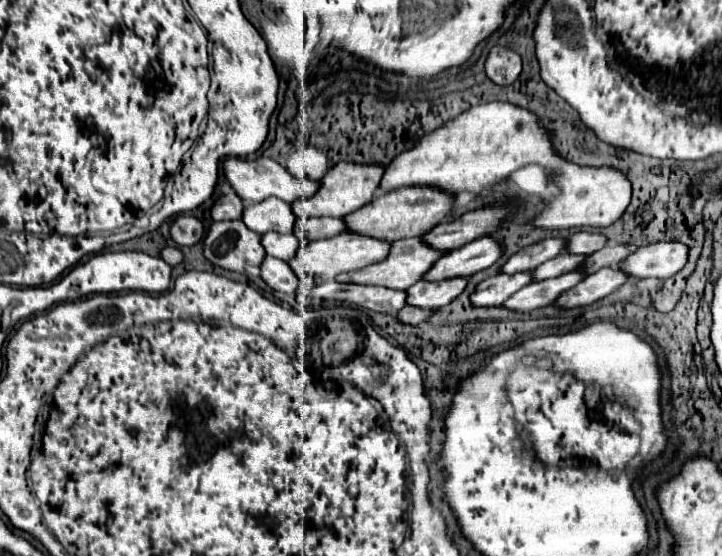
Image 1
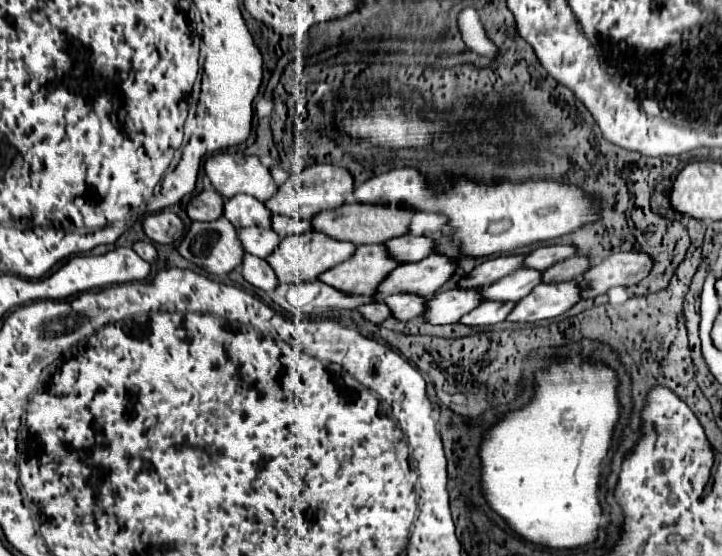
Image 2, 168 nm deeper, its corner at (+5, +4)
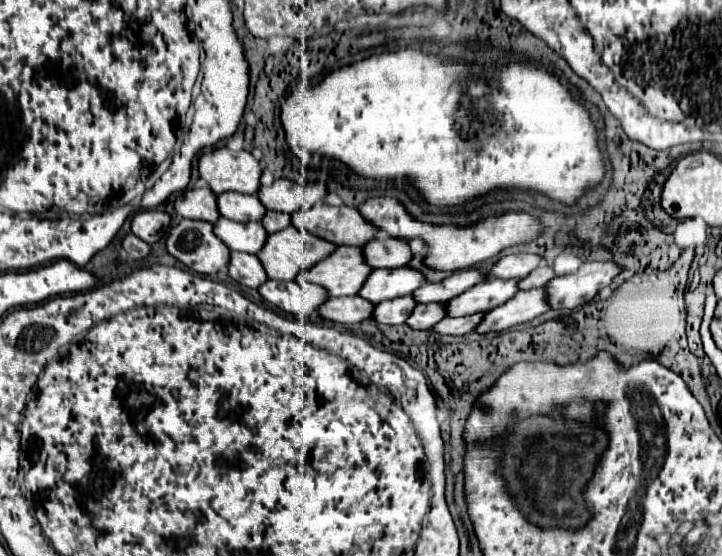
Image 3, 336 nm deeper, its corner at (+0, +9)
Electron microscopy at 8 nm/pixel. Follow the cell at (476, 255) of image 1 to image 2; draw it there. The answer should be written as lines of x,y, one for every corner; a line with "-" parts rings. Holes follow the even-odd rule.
430,254
422,262
412,262
406,266
398,266
386,276
378,290
374,292
374,298
378,302
384,302
386,296
392,294
418,294
428,296
440,290
440,286
454,274
456,262
448,256

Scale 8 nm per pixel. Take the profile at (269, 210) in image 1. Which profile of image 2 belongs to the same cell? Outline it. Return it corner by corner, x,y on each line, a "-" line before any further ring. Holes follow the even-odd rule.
236,194
224,202
224,218
230,220
230,224
236,228
270,228
270,216
272,214
264,208
264,204
256,198
250,198
248,194

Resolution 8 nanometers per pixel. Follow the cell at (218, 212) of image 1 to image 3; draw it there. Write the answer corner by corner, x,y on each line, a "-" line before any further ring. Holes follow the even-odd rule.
203,185
203,187
187,189
183,195
179,195
175,201
175,211
187,219
203,219
213,223
215,219
221,217
215,201
217,201
217,195

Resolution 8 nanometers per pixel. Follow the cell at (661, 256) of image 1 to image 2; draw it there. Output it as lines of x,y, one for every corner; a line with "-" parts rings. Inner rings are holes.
618,252
586,270
578,282
582,300
606,294
612,286
632,286
648,276
652,260
644,252

